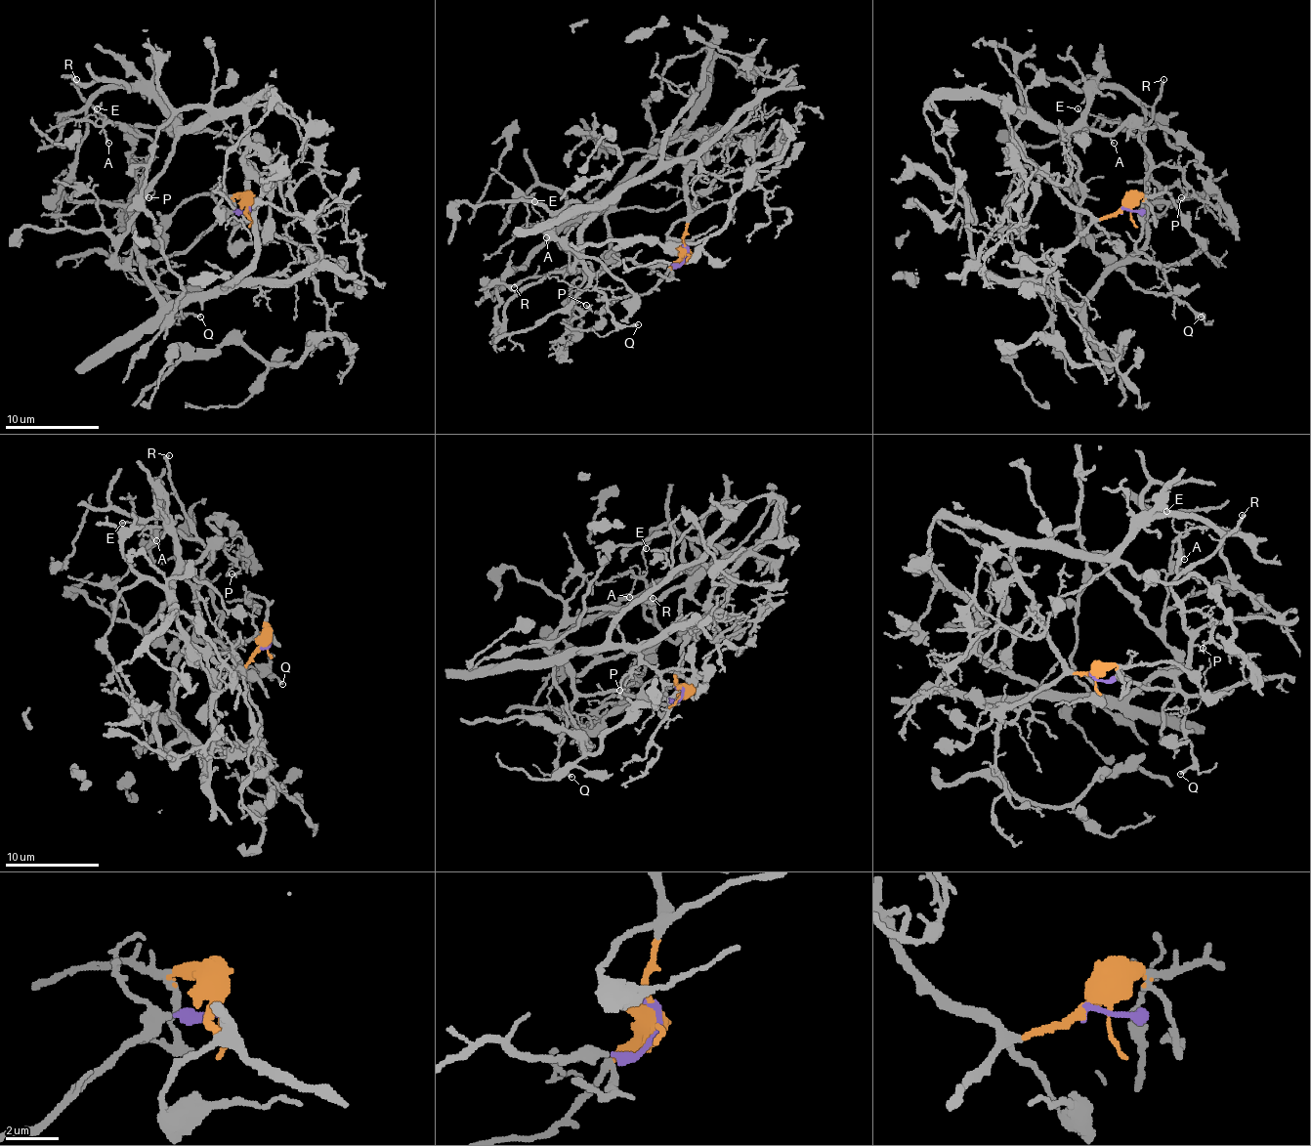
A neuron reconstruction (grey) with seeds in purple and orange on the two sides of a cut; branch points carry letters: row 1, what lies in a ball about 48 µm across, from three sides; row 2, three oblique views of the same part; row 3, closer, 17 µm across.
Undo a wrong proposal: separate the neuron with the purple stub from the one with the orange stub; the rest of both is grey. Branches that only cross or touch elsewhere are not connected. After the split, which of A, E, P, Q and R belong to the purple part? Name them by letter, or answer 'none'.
A, E, P, Q, R

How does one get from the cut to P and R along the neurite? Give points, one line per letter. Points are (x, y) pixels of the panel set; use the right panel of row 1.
P: (1123, 210), (1140, 212), (1135, 247), (1150, 259), (1143, 262), (1147, 174), (1178, 167), (1187, 189), (1180, 197)
R: (1123, 210), (1140, 212), (1135, 247), (1150, 259), (1138, 257), (1147, 237), (1150, 165), (1140, 132), (1163, 80)

